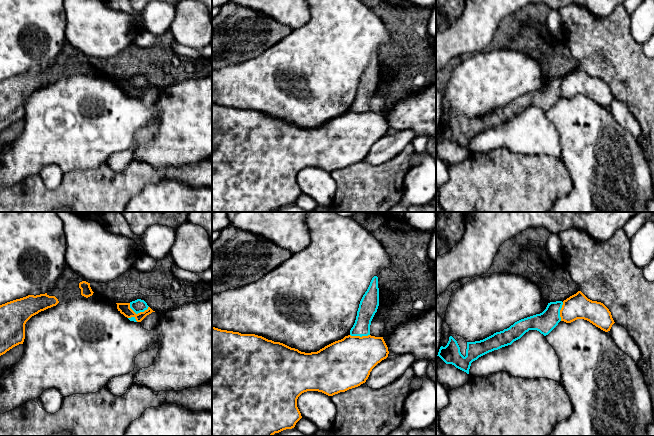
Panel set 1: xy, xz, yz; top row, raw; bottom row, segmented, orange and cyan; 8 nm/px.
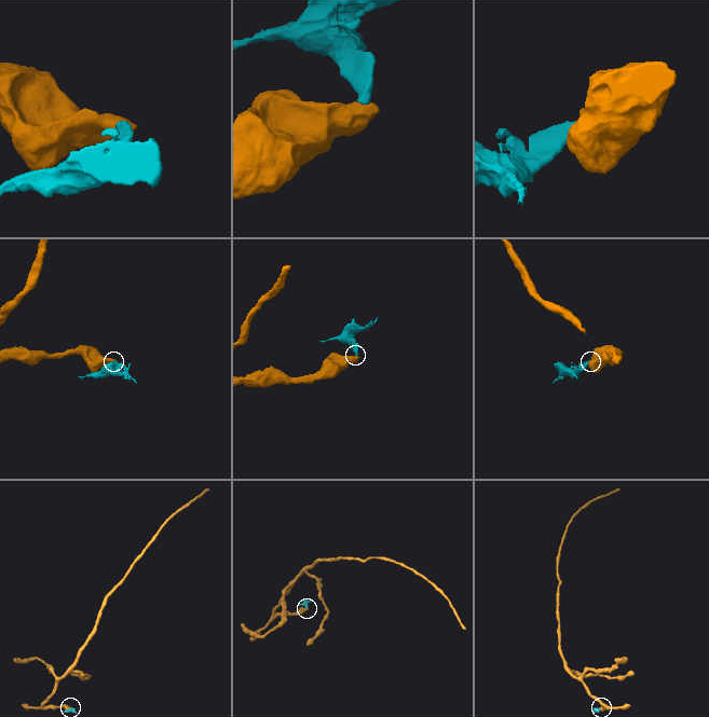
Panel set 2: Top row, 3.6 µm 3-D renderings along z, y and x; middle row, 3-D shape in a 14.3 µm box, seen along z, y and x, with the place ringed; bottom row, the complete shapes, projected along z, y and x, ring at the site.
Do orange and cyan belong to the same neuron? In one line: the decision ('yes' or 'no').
no

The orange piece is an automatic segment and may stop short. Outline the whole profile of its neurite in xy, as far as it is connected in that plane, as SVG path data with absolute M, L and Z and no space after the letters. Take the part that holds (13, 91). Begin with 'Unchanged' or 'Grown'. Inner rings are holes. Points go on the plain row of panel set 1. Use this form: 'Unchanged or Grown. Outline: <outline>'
Unchanged. Outline: M47 69L28 71L0 81L0 132L23 120L25 100L34 91L59 79Z

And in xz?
Unchanged. Outline: M212 102L212 212L273 212L292 205L302 194L297 183L297 175L302 169L318 167L333 172L358 163L388 130L383 113L371 111L348 111L317 128L305 129L262 112Z

